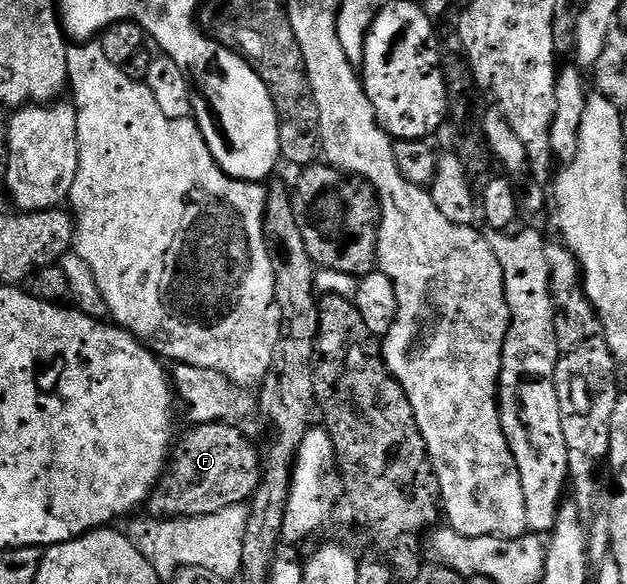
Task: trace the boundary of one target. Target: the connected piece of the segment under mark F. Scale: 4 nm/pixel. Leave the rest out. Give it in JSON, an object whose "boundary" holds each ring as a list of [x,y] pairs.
{"boundary":[[[211,421],[205,425],[193,424],[189,433],[179,434],[170,460],[156,488],[148,494],[146,509],[151,516],[161,519],[178,517],[201,517],[214,515],[226,507],[243,505],[251,502],[254,491],[260,482],[260,450],[255,440],[251,441],[246,434],[224,421]]]}

